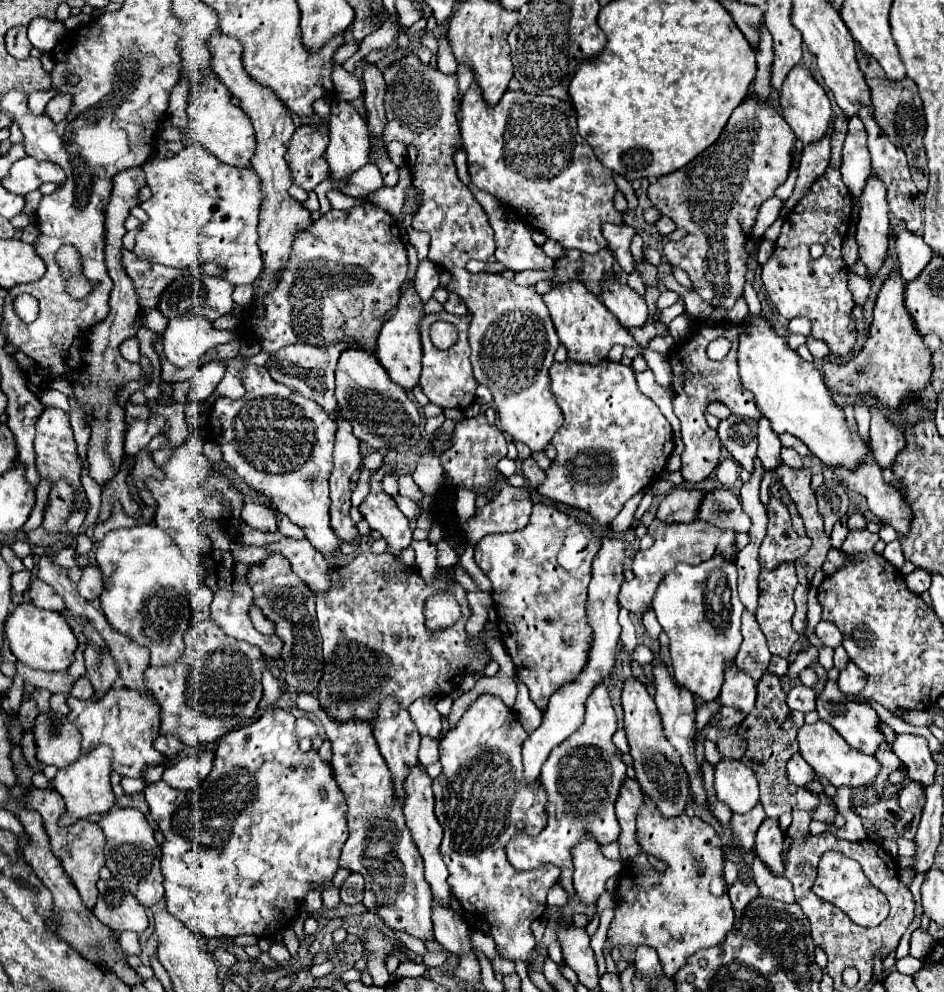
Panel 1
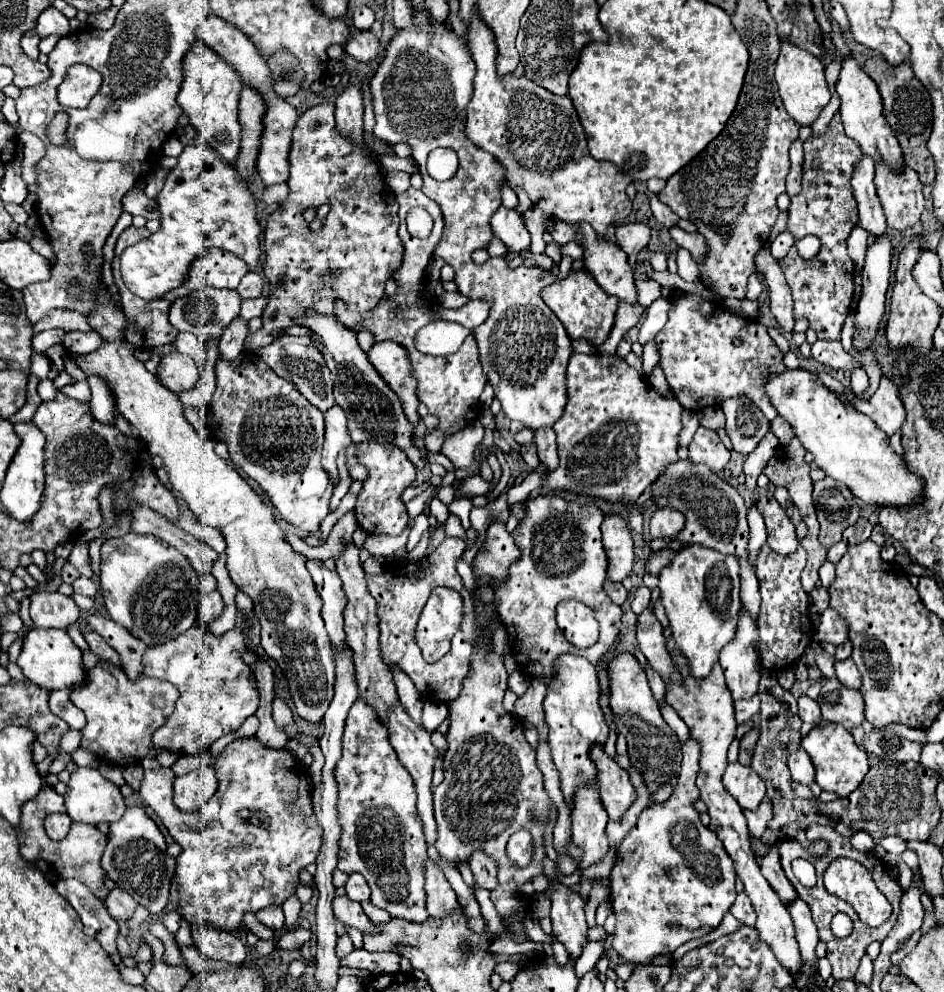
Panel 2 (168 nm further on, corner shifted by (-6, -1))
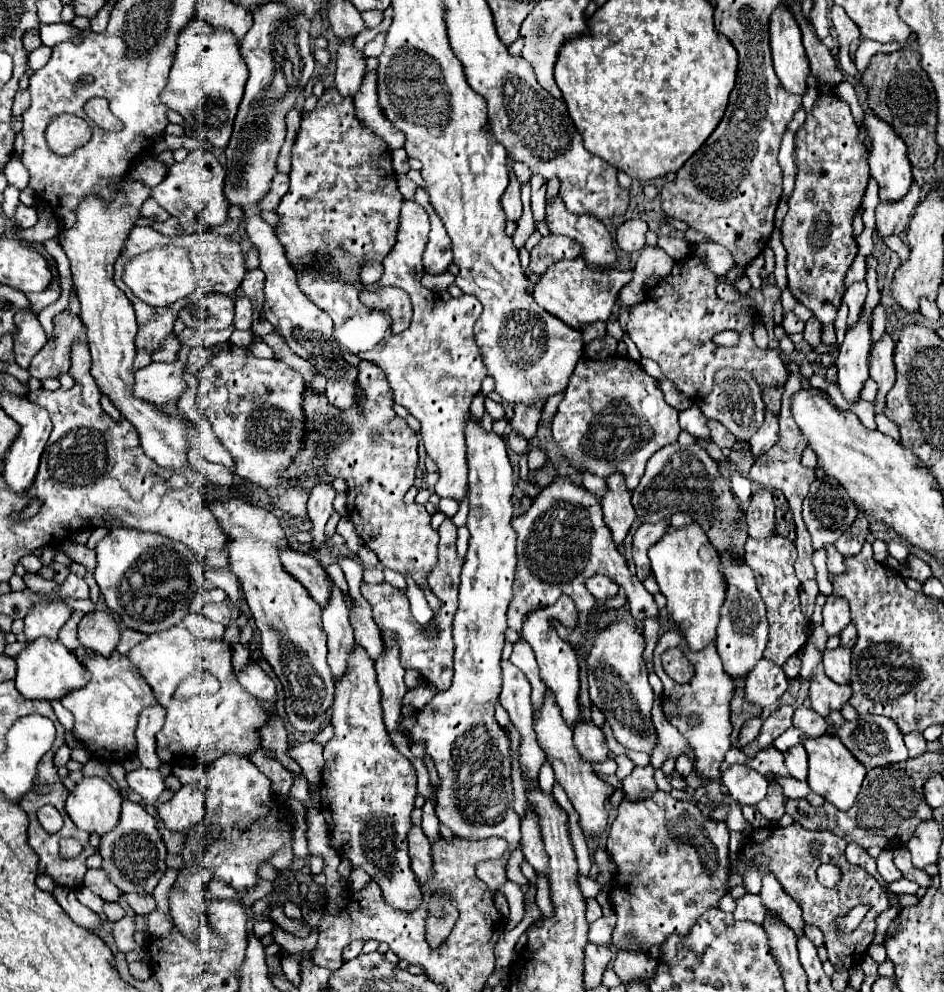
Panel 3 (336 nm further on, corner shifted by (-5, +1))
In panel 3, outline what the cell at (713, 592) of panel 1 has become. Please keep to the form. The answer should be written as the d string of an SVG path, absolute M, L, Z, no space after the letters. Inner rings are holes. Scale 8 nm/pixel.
M686 525L682 529L668 527L668 533L650 547L650 567L660 593L668 599L668 615L682 631L692 651L702 651L716 639L716 627L720 621L720 607L726 599L726 577L720 569L718 551L710 545L708 537L698 525Z

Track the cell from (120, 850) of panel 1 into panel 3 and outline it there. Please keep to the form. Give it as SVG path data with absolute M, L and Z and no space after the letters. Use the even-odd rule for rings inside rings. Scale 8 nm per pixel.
M124 801L118 825L106 833L100 841L98 853L102 855L104 863L102 869L106 871L108 879L122 891L122 893L138 893L138 895L152 895L156 883L164 875L166 867L166 847L162 837L156 829L154 817L138 803Z

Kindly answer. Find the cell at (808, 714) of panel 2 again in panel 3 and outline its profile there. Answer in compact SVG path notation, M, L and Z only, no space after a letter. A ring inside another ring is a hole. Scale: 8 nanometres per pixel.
M800 705L792 717L794 721L794 727L802 729L806 733L806 737L816 737L816 735L822 735L826 733L828 729L828 723L824 717L820 717L812 707L804 707Z

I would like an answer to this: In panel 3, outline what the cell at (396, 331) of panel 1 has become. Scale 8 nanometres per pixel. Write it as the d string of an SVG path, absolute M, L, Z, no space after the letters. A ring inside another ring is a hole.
M360 361L358 363L358 383L364 389L364 397L358 407L348 409L346 413L330 407L326 403L324 395L316 395L310 389L306 389L306 417L310 417L310 449L304 449L298 453L298 461L294 461L294 473L302 473L302 477L316 477L318 473L326 475L338 475L346 479L348 485L348 515L354 523L358 535L362 537L364 545L372 549L384 567L390 567L394 571L406 573L410 571L418 585L426 593L426 601L434 613L440 611L440 599L428 591L424 585L424 577L428 571L428 563L434 563L438 559L438 531L432 529L430 519L432 515L426 511L424 505L406 505L404 495L414 485L416 479L416 465L418 465L418 435L414 429L408 427L406 419L398 417L392 409L394 395L388 385L386 373L372 361Z

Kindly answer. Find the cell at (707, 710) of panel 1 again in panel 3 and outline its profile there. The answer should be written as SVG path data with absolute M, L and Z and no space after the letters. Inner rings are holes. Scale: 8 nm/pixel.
M656 791L654 797L644 799L644 801L628 801L628 799L624 799L618 805L618 817L616 817L616 821L612 823L612 827L608 831L608 843L606 843L606 849L612 853L612 861L616 865L614 879L610 883L610 903L612 903L612 909L614 909L616 917L618 917L616 929L612 933L612 943L616 947L626 949L626 951L632 951L632 953L640 953L640 951L646 953L652 945L662 945L670 935L686 935L686 933L690 933L690 929L700 919L700 915L706 913L712 907L718 907L718 901L728 893L728 879L730 879L728 839L730 839L730 831L728 831L728 827L726 827L724 821L714 821L710 817L706 819L696 805L692 805L690 801L678 801L670 793Z

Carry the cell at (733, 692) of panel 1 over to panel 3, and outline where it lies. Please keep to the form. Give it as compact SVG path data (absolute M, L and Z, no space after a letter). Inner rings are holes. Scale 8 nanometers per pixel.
M724 557L722 559L722 569L726 573L726 601L722 605L722 617L718 625L718 655L724 663L724 671L732 679L746 679L748 673L758 665L758 661L764 657L764 649L768 643L768 619L766 619L766 609L764 601L760 599L760 593L756 589L754 573L748 565L736 561L734 557Z

